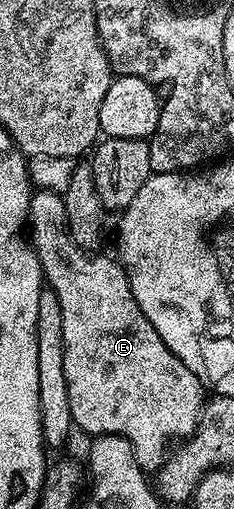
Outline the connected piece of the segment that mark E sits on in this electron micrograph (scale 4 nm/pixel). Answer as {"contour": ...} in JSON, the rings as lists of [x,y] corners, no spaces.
{"contour":[[[38,189],[31,192],[26,220],[29,222],[28,240],[34,246],[34,253],[42,265],[42,276],[45,284],[53,289],[56,299],[60,299],[60,319],[64,327],[64,379],[68,387],[68,403],[72,411],[74,425],[77,428],[82,428],[84,432],[90,433],[89,436],[91,438],[96,438],[100,435],[120,435],[124,439],[128,439],[128,443],[132,443],[132,451],[136,455],[138,466],[143,471],[157,471],[168,456],[168,450],[171,448],[170,440],[173,437],[182,437],[178,439],[189,438],[195,427],[198,426],[198,417],[202,413],[204,404],[204,396],[202,397],[204,386],[202,381],[196,379],[196,375],[192,375],[192,371],[188,371],[188,367],[184,367],[184,363],[180,363],[178,356],[166,346],[164,339],[160,339],[160,335],[156,335],[156,327],[152,327],[152,323],[148,323],[148,315],[144,315],[144,311],[140,311],[140,303],[136,303],[136,299],[132,295],[130,280],[121,264],[113,256],[110,256],[111,258],[98,257],[102,255],[80,248],[70,238],[69,233],[66,232],[66,212],[64,211],[64,199],[61,193],[54,193],[46,189]]]}

